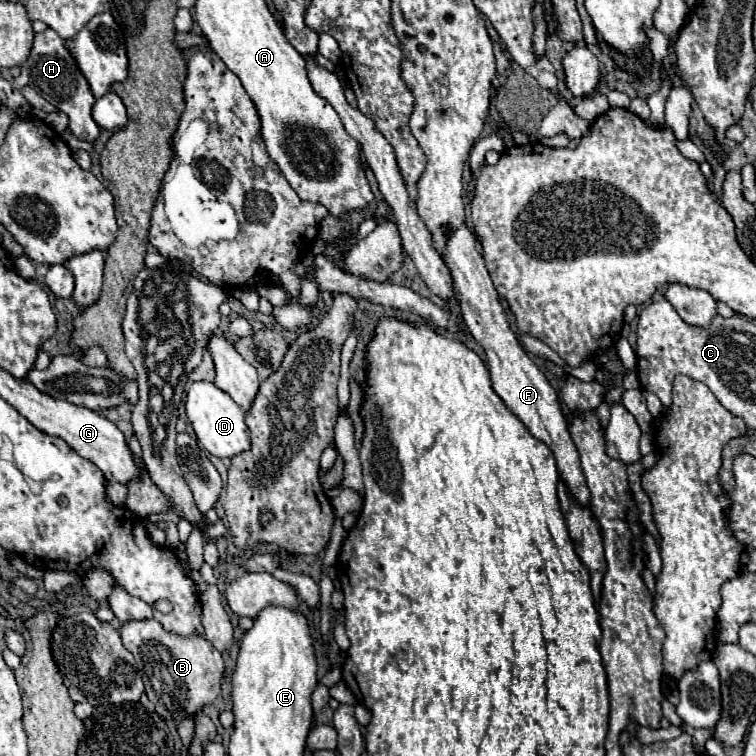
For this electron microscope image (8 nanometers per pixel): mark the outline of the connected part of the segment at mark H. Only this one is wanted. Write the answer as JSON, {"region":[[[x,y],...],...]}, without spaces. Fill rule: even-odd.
{"region":[[[45,28],[43,32],[35,34],[35,42],[31,48],[31,54],[27,58],[27,66],[31,70],[31,80],[29,86],[37,90],[49,104],[53,104],[57,110],[65,112],[69,116],[69,130],[79,138],[79,140],[97,140],[101,134],[101,128],[95,124],[91,118],[91,108],[95,104],[95,98],[89,90],[87,80],[75,66],[71,54],[65,48],[65,42],[57,36],[55,30]]]}

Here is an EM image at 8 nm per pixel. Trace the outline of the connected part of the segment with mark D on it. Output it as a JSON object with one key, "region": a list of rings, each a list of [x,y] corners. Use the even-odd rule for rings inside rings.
{"region":[[[193,382],[185,402],[187,418],[197,434],[199,444],[217,458],[233,458],[249,448],[249,428],[245,424],[245,412],[233,402],[229,394],[219,390],[213,382]]]}

